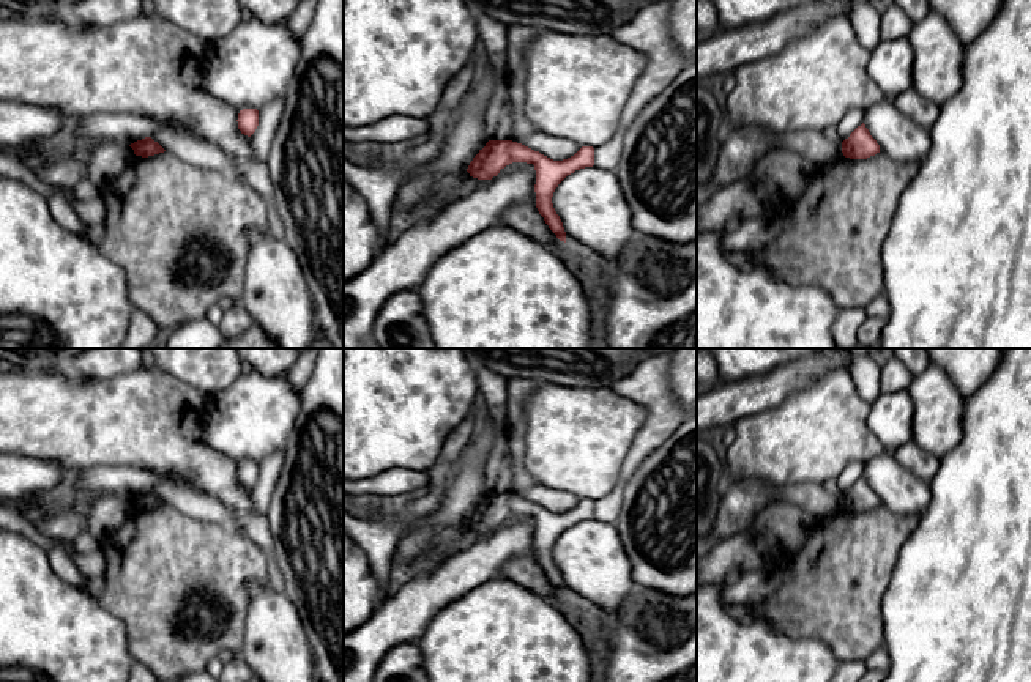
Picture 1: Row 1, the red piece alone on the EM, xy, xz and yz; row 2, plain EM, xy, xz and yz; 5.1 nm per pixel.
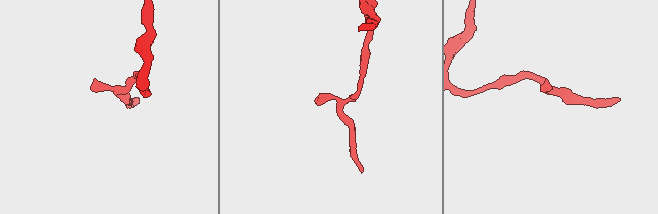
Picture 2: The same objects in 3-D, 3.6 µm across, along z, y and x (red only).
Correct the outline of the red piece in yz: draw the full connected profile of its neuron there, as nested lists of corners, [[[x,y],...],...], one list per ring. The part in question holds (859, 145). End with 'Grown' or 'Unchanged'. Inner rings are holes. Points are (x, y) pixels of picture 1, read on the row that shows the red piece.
[[[862,123],[842,142],[842,153],[850,159],[867,159],[880,153],[880,145]]]. Unchanged

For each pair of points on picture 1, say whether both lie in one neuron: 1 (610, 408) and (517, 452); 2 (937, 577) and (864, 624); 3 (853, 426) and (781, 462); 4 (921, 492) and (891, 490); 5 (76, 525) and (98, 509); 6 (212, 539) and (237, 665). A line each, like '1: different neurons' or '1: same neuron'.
1: different neurons
2: different neurons
3: same neuron
4: same neuron
5: different neurons
6: different neurons

